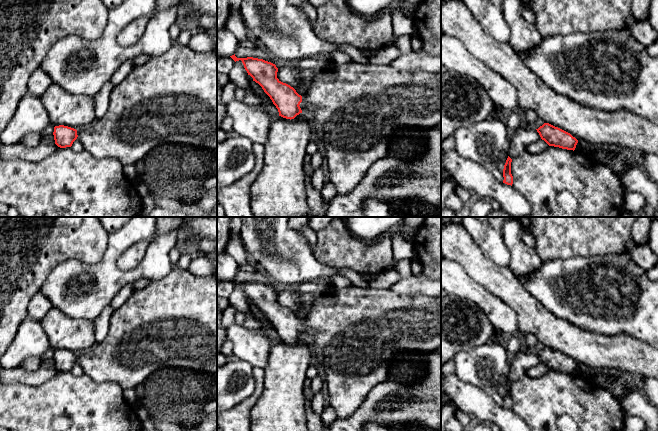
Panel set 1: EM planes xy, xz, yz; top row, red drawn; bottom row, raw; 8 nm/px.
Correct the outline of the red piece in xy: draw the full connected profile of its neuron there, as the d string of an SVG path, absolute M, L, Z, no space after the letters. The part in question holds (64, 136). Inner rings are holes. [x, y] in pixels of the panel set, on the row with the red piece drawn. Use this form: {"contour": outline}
{"contour": "M173 42L169 50L134 67L110 94L106 114L88 127L76 130L54 127L55 144L71 147L78 139L96 158L115 158L123 166L135 165L161 144L217 150L217 54L195 53Z"}

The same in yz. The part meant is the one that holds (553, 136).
{"contour": "M544 123L536 130L541 139L544 140L549 146L574 151L578 143L578 140L570 133L549 123Z"}

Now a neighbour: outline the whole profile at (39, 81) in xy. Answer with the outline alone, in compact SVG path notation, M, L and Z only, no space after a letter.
M39 66L29 78L28 92L41 98L52 83L50 76Z

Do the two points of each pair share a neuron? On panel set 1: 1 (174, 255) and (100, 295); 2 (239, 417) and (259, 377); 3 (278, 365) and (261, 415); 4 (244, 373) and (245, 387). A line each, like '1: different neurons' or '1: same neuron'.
1: different neurons
2: same neuron
3: same neuron
4: same neuron

